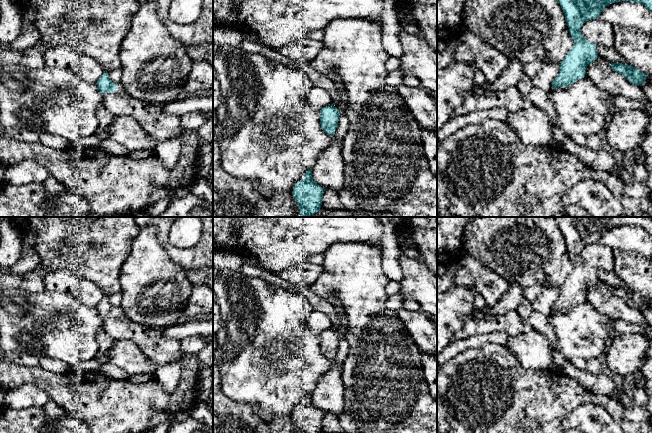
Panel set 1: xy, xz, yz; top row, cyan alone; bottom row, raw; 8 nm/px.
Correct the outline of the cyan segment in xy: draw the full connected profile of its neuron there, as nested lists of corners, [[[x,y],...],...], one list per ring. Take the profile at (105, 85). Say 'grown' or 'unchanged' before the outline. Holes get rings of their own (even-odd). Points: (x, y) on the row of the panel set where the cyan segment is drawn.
grown; [[[107,71],[96,85],[103,94],[103,106],[114,116],[133,117],[158,142],[174,137],[182,139],[184,129],[179,116],[165,113],[161,105],[133,98],[120,85],[109,79]]]

